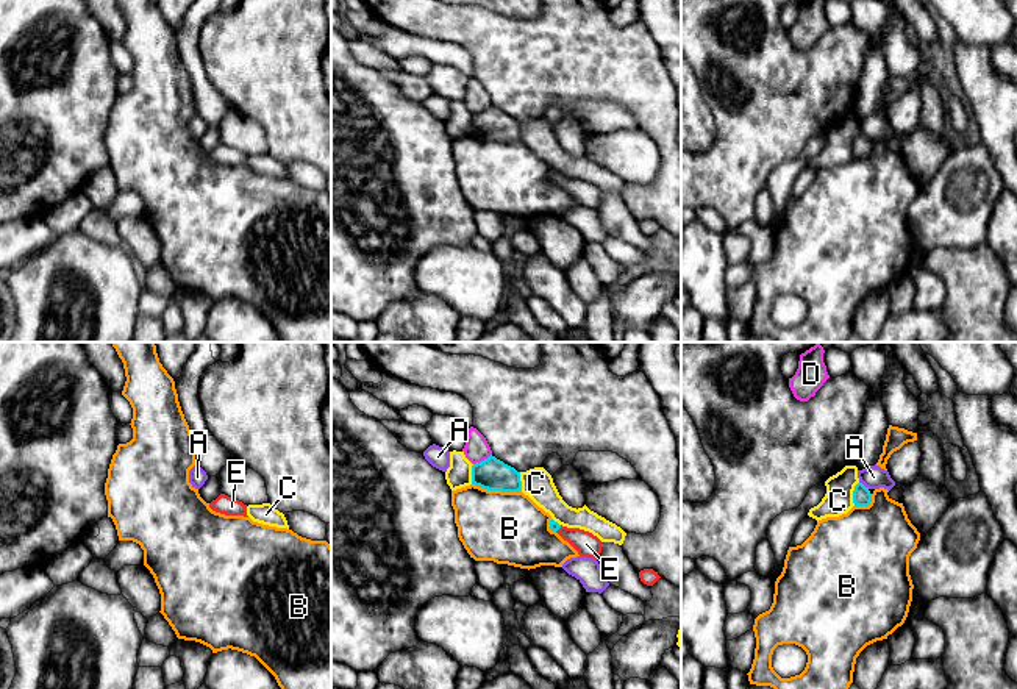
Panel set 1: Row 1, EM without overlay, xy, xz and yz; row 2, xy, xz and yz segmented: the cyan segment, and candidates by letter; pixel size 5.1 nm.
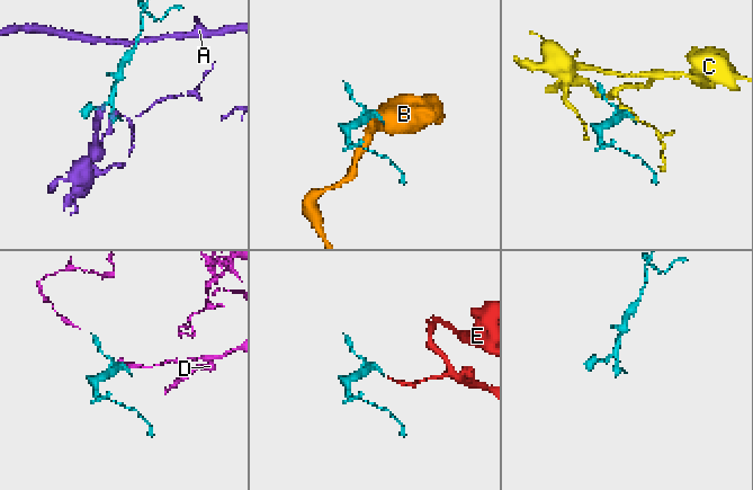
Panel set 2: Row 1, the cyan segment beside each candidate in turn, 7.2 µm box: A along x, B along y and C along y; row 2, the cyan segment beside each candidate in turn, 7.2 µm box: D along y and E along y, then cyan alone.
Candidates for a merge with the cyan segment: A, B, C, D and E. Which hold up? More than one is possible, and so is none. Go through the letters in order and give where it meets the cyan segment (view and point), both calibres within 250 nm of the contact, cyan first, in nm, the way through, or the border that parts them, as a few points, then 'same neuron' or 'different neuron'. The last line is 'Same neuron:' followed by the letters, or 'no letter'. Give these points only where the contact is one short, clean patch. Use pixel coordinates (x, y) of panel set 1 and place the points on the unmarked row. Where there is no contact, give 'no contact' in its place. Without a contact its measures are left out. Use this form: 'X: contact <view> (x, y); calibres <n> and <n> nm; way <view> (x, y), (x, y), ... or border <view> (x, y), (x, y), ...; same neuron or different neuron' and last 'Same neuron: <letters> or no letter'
A: contact yz (863, 135); calibres 100 and 120 nm; different neuron
B: contact xz (497, 139); calibres 160 and 360 nm; different neuron
C: contact yz (853, 144); calibres 100 and 150 nm; different neuron
D: contact xz (481, 111); calibres 160 and 130 nm; border xz (491, 103), (474, 114); different neuron
E: contact xz (560, 177); calibres 50 and 120 nm; way xz (553, 175), (560, 177), (586, 194); same neuron
Same neuron: E

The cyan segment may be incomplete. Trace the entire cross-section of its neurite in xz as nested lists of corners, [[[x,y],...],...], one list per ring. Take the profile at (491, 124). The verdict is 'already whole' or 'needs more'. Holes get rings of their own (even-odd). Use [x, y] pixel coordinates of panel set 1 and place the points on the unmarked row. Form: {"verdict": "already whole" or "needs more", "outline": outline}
{"verdict": "already whole", "outline": [[[492,105],[472,116],[472,134],[487,141],[522,141],[520,122]]]}

